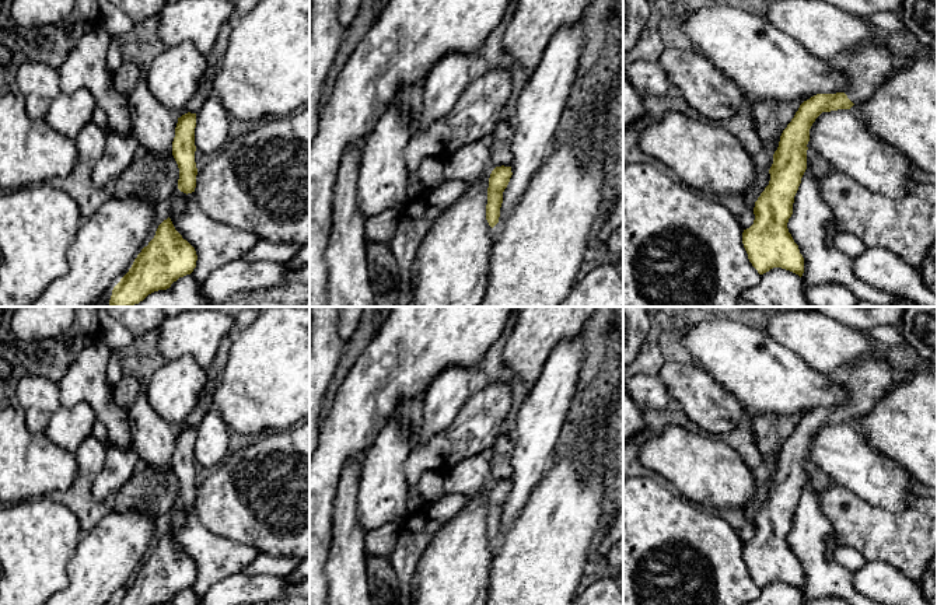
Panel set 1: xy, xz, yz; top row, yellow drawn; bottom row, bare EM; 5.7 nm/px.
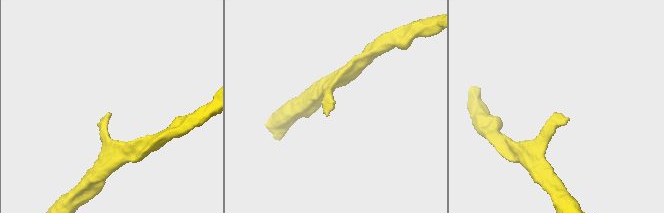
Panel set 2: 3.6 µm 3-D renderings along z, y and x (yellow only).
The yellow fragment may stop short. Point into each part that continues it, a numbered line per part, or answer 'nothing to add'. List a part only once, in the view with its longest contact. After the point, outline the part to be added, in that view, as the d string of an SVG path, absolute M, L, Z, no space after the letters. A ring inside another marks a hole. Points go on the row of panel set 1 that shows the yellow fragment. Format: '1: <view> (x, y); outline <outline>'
1: yz (866, 67); outline M881 41L854 49L839 66L849 81L845 91L847 98L853 104L870 99L892 70L892 62L888 48Z

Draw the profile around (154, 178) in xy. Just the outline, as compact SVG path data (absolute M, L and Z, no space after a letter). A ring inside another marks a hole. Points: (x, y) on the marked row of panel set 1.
M141 150L136 160L109 186L112 197L137 196L155 206L171 199L178 188L179 168L172 155Z

